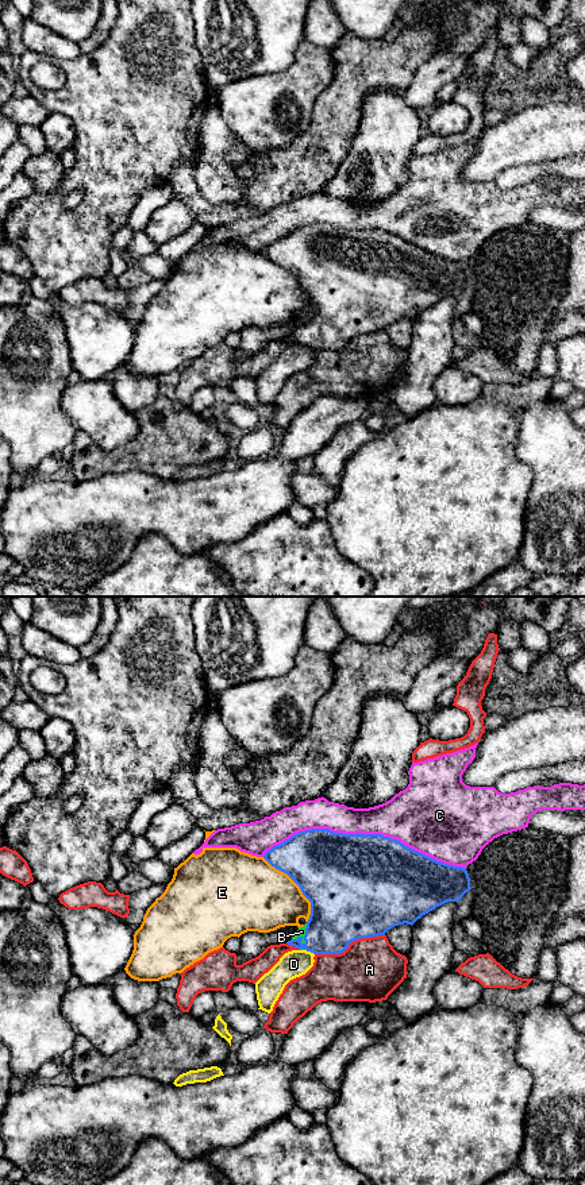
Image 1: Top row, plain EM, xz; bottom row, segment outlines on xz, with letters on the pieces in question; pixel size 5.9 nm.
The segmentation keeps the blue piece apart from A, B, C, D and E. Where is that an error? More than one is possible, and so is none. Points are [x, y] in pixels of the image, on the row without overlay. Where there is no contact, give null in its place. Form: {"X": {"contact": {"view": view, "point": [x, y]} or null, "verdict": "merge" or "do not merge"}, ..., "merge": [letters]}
{"A": {"contact": {"view": "xz", "point": [349, 339]}, "verdict": "do not merge"}, "B": {"contact": {"view": "xz", "point": [304, 331]}, "verdict": "merge"}, "C": {"contact": {"view": "xz", "point": [364, 230]}, "verdict": "do not merge"}, "D": {"contact": {"view": "xz", "point": [310, 346]}, "verdict": "do not merge"}, "E": {"contact": {"view": "xz", "point": [299, 281]}, "verdict": "do not merge"}, "merge": ["B"]}

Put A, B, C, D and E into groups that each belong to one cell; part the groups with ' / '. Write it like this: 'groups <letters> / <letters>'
groups A / B / C / D / E

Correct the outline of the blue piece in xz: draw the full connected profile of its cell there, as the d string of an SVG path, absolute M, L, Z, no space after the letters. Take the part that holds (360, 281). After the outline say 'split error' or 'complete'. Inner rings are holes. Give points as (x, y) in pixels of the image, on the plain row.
M311 224L268 246L263 254L286 269L311 297L308 317L284 337L313 350L340 350L359 333L385 331L399 320L413 320L472 285L466 263L449 260L381 229L343 229Z; split error

